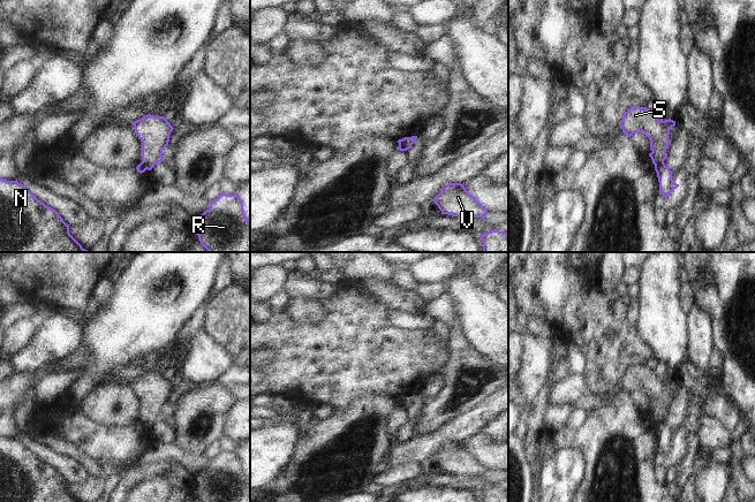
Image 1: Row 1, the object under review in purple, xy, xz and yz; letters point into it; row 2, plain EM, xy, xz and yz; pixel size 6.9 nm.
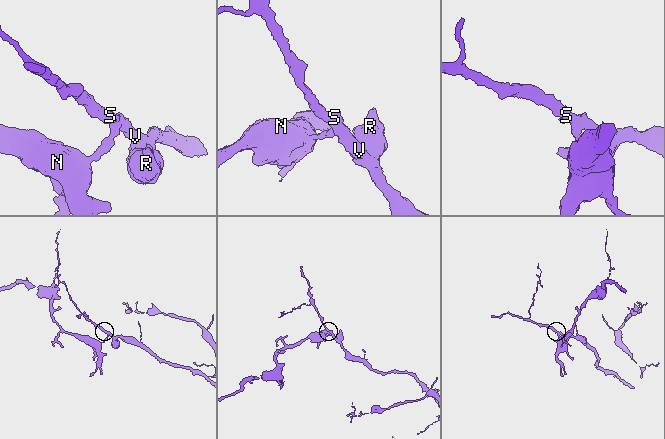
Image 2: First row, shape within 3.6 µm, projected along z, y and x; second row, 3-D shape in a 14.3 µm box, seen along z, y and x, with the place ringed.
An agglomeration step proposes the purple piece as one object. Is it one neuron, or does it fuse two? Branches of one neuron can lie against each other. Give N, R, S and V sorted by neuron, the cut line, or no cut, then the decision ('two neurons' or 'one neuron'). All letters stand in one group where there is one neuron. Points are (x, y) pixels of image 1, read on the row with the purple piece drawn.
N / R S V; cut in yz along (663, 161), (655, 165); two neurons

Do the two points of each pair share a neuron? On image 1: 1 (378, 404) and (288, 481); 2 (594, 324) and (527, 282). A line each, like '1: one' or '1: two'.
1: one
2: one

